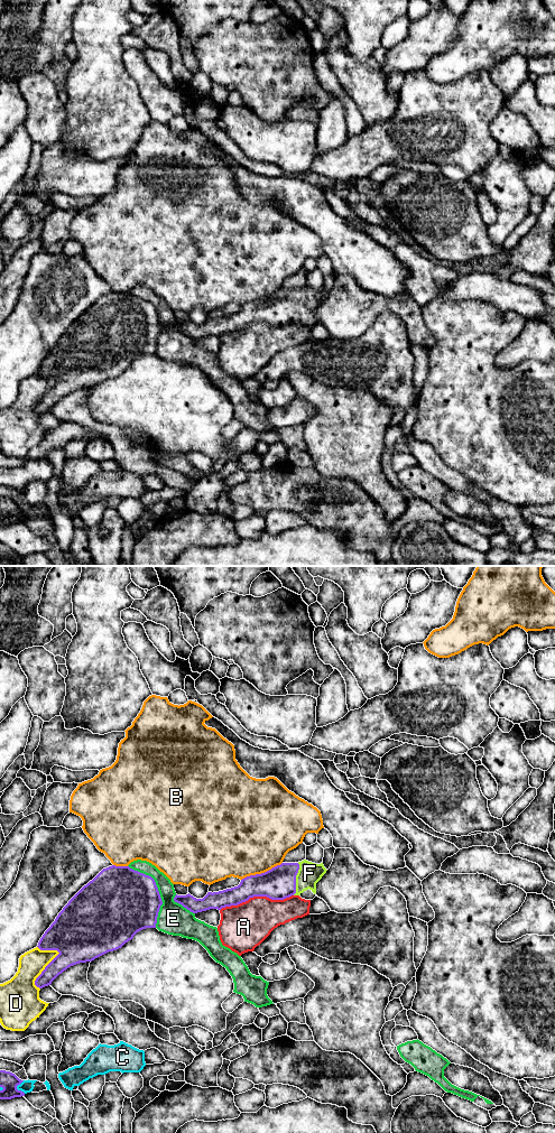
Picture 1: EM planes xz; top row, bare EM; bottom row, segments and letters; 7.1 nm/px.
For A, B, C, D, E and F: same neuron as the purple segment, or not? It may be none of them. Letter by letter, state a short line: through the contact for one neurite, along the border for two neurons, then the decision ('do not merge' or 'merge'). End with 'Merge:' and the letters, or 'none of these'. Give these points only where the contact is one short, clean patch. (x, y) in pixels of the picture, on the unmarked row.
A: do not merge
B: do not merge
C: do not merge
D: do not merge
E: do not merge
F: xz (278, 309), (287, 305), (295, 305), (310, 299) | merge
Merge: F

